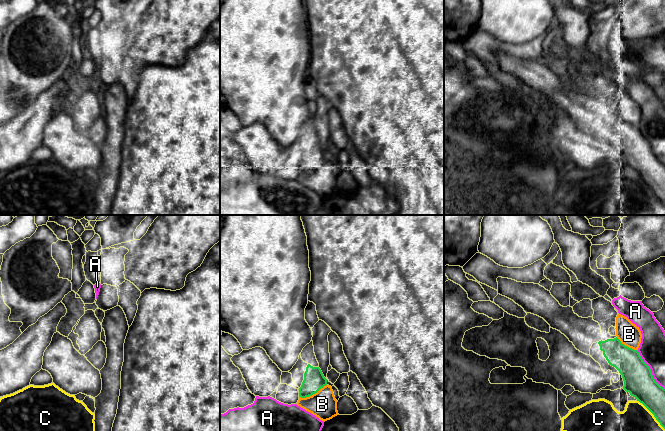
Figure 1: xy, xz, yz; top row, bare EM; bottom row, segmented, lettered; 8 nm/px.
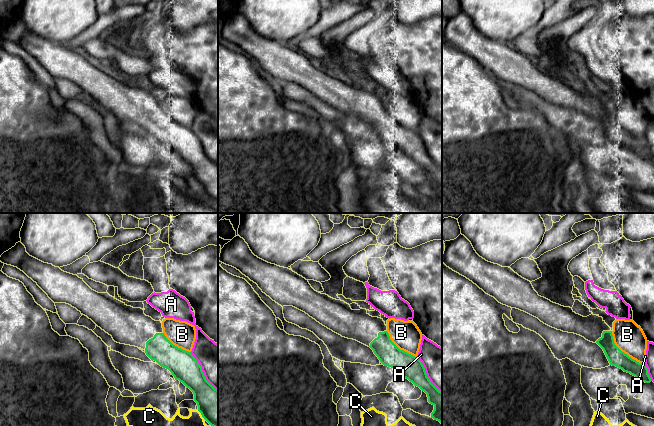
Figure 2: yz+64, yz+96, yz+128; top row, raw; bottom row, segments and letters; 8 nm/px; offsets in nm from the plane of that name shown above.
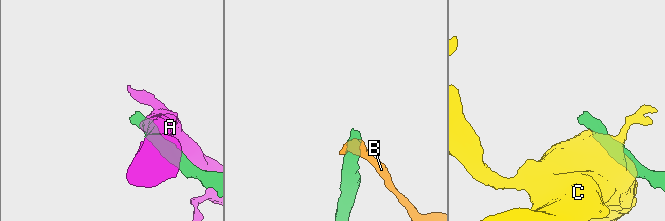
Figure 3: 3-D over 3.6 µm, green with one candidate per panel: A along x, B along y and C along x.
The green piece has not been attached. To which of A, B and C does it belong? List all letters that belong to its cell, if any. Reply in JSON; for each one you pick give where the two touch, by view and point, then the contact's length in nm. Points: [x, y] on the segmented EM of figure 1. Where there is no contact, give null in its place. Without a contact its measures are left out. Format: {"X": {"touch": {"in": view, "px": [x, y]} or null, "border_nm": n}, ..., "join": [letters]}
{"join": []}

